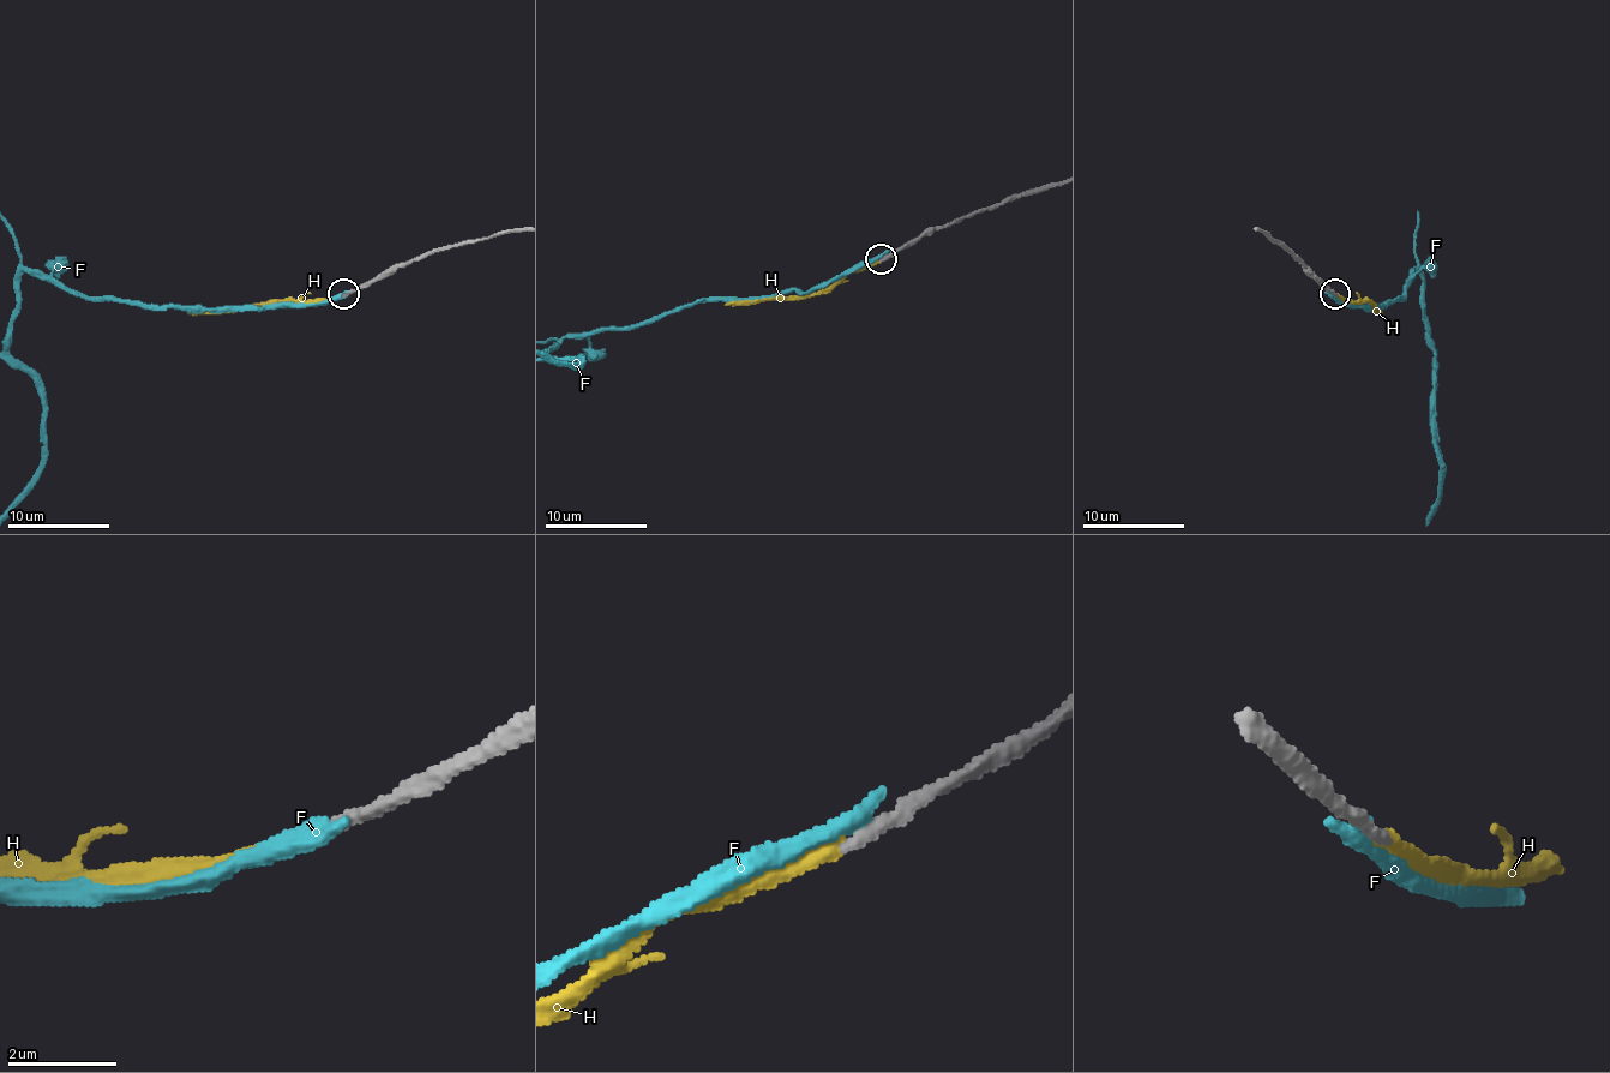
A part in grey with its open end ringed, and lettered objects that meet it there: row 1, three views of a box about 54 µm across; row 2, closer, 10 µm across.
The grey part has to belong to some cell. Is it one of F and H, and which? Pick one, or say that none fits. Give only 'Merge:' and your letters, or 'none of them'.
Merge: H

